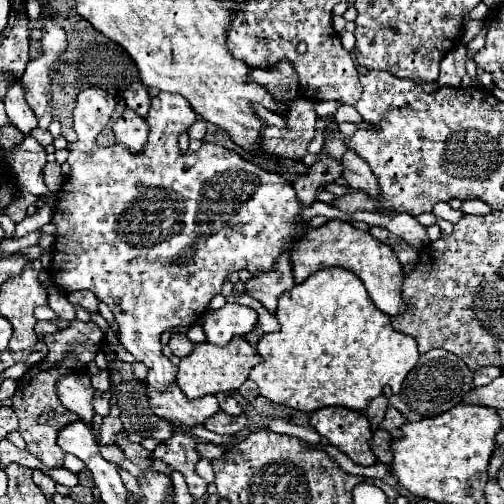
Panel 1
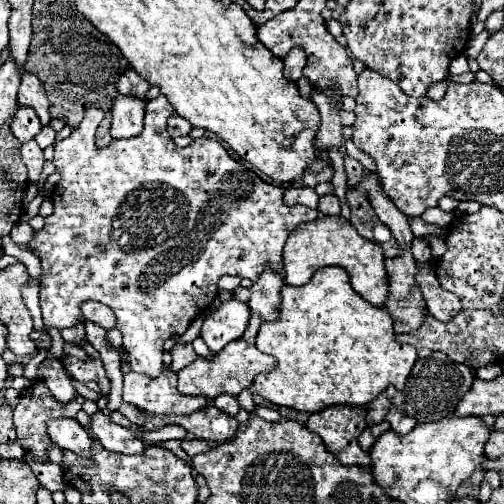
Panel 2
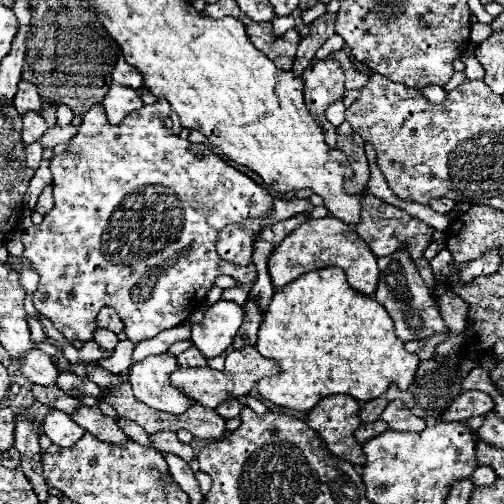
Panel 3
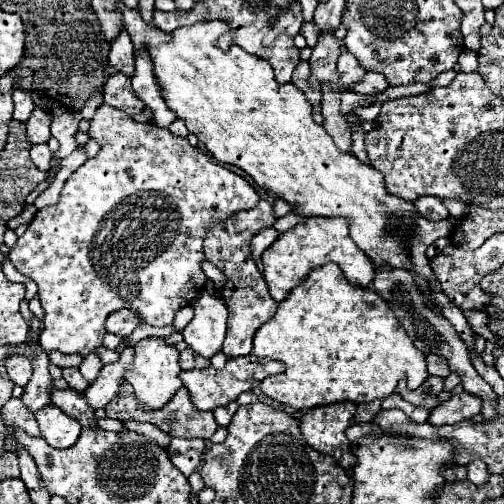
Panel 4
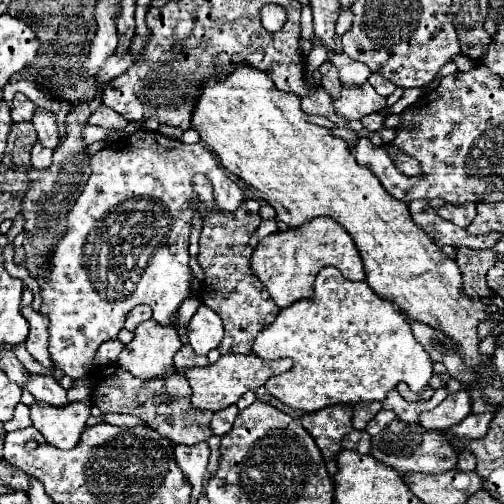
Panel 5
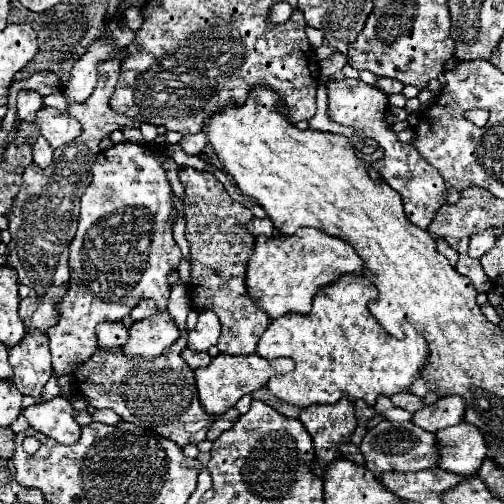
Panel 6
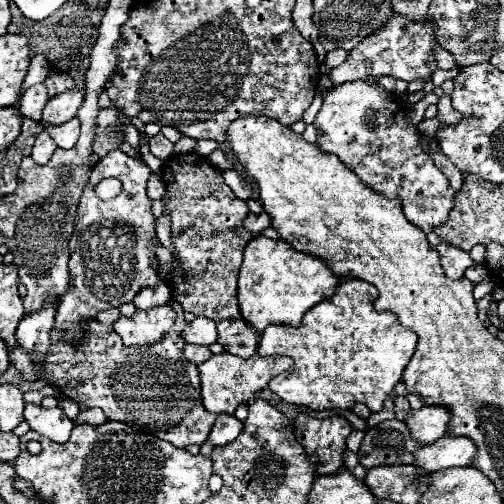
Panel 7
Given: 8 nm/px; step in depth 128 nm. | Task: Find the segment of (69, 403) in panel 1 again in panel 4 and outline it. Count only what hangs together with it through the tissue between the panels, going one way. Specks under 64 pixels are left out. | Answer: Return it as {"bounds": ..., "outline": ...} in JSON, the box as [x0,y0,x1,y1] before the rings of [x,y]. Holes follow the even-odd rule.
{"bounds":[6,354,32,386],"outline":[[[12,354],[6,360],[6,370],[8,370],[8,376],[12,378],[14,384],[26,386],[32,376],[32,358],[22,356],[22,354]]]}

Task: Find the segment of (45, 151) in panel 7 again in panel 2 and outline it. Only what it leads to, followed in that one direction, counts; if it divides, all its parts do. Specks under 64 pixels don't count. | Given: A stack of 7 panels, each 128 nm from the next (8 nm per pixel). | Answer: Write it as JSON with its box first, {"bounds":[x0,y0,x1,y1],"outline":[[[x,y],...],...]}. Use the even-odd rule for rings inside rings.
{"bounds":[22,140,44,184],"outline":[[[34,140],[22,144],[22,162],[28,168],[28,182],[38,184],[42,166],[44,166],[44,154],[42,154],[42,148]]]}

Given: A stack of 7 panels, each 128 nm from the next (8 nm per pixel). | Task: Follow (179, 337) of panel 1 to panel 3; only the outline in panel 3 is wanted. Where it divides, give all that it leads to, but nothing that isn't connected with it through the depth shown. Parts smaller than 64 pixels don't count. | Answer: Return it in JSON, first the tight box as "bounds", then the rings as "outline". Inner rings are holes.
{"bounds":[178,346,206,366],"outline":[[[190,346],[186,352],[178,356],[178,364],[180,366],[206,366],[206,358],[196,346]]]}

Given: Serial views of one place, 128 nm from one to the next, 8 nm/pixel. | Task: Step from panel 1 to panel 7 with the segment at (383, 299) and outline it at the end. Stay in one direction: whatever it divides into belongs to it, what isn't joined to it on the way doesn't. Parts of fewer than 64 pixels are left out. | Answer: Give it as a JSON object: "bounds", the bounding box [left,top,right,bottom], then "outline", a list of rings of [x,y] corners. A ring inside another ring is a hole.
{"bounds":[238,234,340,332],"outline":[[[262,234],[254,236],[244,248],[244,262],[238,276],[238,302],[244,320],[258,332],[268,324],[300,326],[304,314],[336,292],[340,276],[336,276],[324,260],[296,252],[286,240],[270,240]]]}

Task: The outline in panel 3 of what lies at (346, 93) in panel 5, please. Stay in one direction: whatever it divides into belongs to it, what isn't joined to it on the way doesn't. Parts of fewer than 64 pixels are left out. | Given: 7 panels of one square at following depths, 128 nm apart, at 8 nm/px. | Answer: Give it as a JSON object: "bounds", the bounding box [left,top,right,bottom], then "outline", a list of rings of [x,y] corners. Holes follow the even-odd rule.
{"bounds":[326,100,344,126],"outline":[[[342,100],[334,102],[334,104],[328,108],[326,118],[328,118],[328,122],[334,124],[334,126],[340,126],[340,124],[344,122],[344,104],[342,104]]]}

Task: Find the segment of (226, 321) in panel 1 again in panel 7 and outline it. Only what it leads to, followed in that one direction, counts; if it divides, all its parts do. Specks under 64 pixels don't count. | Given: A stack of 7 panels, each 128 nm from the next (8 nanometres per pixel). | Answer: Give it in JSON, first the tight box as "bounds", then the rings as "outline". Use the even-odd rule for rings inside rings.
{"bounds":[182,316,216,346],"outline":[[[198,316],[194,322],[190,322],[190,324],[184,328],[182,338],[184,338],[188,344],[210,346],[210,344],[216,342],[216,322]]]}

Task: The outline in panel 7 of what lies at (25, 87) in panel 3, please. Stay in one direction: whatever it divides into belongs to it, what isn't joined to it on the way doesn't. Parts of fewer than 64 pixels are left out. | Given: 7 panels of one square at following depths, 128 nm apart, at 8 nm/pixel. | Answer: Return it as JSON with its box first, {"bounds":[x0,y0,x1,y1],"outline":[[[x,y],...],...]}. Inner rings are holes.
{"bounds":[20,84,48,122],"outline":[[[36,84],[28,88],[20,98],[20,112],[24,118],[30,118],[34,122],[42,120],[42,110],[48,102],[48,90],[46,84]]]}

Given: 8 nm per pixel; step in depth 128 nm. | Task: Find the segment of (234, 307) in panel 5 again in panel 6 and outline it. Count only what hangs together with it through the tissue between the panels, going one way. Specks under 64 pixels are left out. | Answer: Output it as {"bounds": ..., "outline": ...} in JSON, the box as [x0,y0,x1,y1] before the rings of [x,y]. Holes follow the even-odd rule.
{"bounds":[180,166,272,354],"outline":[[[186,166],[180,172],[180,182],[186,190],[186,238],[192,254],[192,282],[188,284],[188,294],[192,298],[192,308],[198,312],[212,310],[220,318],[220,352],[252,354],[256,352],[258,338],[272,322],[272,318],[266,316],[256,302],[252,302],[246,288],[246,264],[254,252],[254,238],[246,224],[254,218],[254,214],[244,204],[234,202],[210,172]]]}

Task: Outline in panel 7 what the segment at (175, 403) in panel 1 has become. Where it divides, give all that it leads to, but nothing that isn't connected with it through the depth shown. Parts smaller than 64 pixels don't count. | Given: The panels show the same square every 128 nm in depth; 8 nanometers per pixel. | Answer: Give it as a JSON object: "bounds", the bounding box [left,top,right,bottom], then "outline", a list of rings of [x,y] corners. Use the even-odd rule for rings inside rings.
{"bounds":[114,304,176,346],"outline":[[[166,304],[148,312],[136,312],[130,318],[120,316],[114,324],[114,332],[122,338],[124,346],[150,346],[164,338],[174,320],[176,312]]]}

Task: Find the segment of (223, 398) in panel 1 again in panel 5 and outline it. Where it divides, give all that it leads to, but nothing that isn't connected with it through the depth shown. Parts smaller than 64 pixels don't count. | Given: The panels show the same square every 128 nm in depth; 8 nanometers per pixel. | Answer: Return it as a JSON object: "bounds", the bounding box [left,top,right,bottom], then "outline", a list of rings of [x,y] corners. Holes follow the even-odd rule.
{"bounds":[210,406,238,436],"outline":[[[228,406],[228,408],[220,410],[220,412],[216,412],[216,414],[212,416],[212,422],[210,422],[212,432],[224,436],[224,434],[232,428],[236,414],[238,414],[238,408],[236,408],[236,406]]]}

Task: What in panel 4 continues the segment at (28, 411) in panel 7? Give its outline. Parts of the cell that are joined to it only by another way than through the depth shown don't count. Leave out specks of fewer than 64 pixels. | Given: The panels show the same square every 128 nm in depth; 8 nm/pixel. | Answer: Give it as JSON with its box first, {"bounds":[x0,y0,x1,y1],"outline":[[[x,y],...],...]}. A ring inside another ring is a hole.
{"bounds":[36,346,134,448],"outline":[[[126,346],[116,362],[106,364],[100,370],[96,382],[86,390],[86,400],[92,408],[104,408],[116,396],[116,392],[124,384],[128,368],[132,366],[132,356],[134,356],[134,346]],[[48,404],[46,408],[36,412],[36,422],[42,430],[42,438],[52,446],[52,448],[70,448],[76,444],[82,428],[80,424],[60,412],[54,404]]]}

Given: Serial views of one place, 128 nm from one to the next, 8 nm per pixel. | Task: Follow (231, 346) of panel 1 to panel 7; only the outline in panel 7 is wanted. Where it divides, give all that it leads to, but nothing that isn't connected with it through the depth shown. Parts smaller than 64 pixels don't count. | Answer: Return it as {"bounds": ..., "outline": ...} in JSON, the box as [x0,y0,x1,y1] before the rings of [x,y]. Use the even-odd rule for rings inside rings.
{"bounds":[198,352,292,414],"outline":[[[228,352],[214,354],[210,360],[198,364],[200,380],[202,380],[202,404],[208,412],[214,414],[234,414],[240,402],[248,402],[254,392],[266,388],[268,380],[286,372],[292,366],[292,360],[286,356],[270,356],[262,358],[258,354],[250,358],[240,358]]]}

